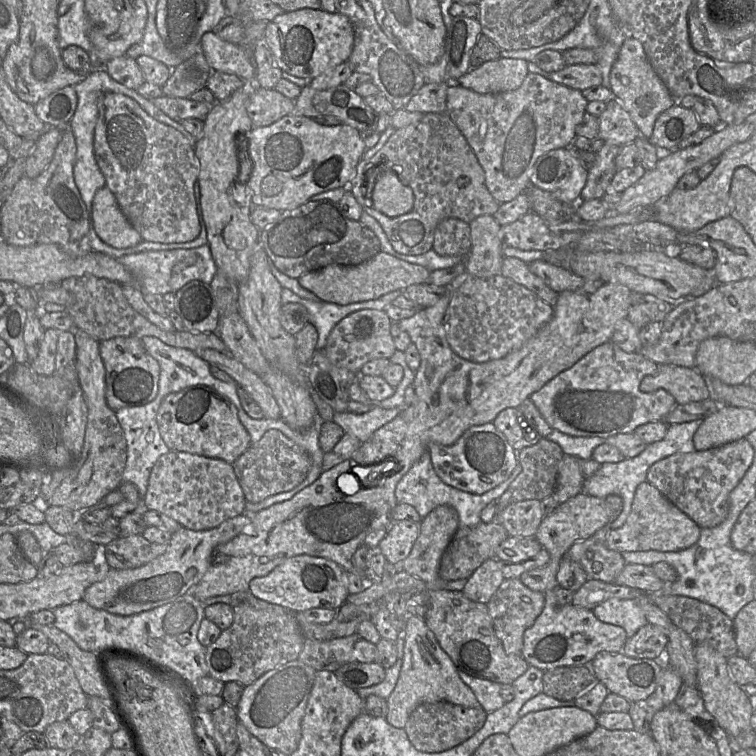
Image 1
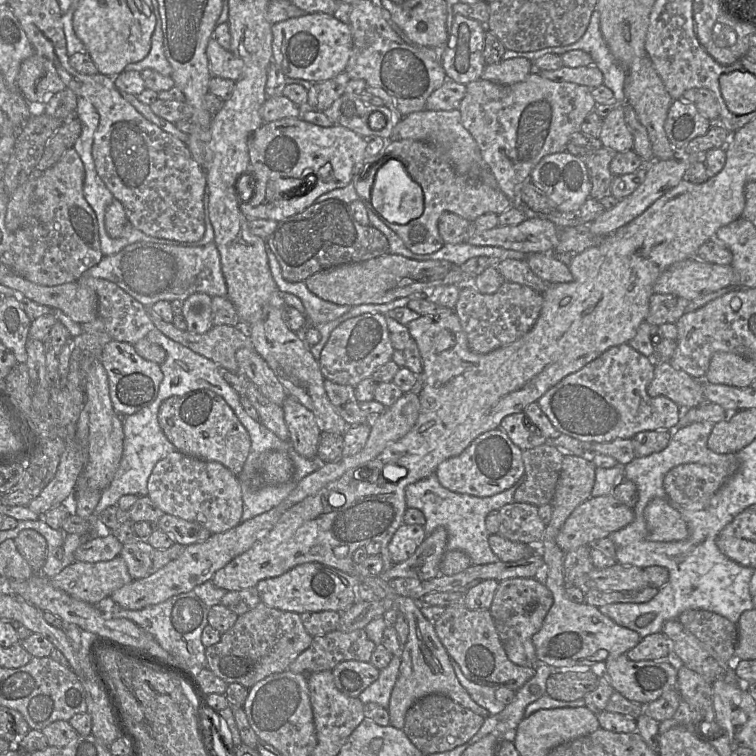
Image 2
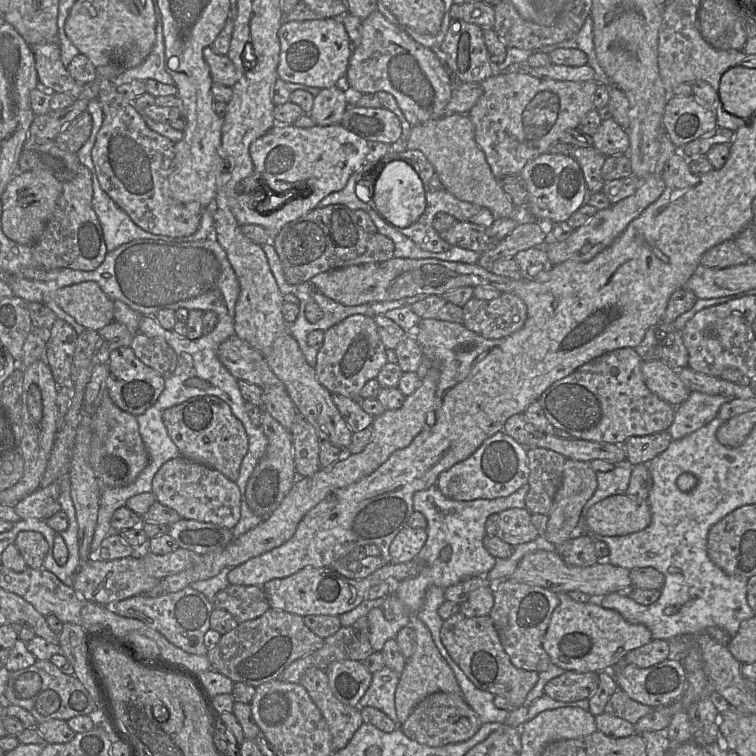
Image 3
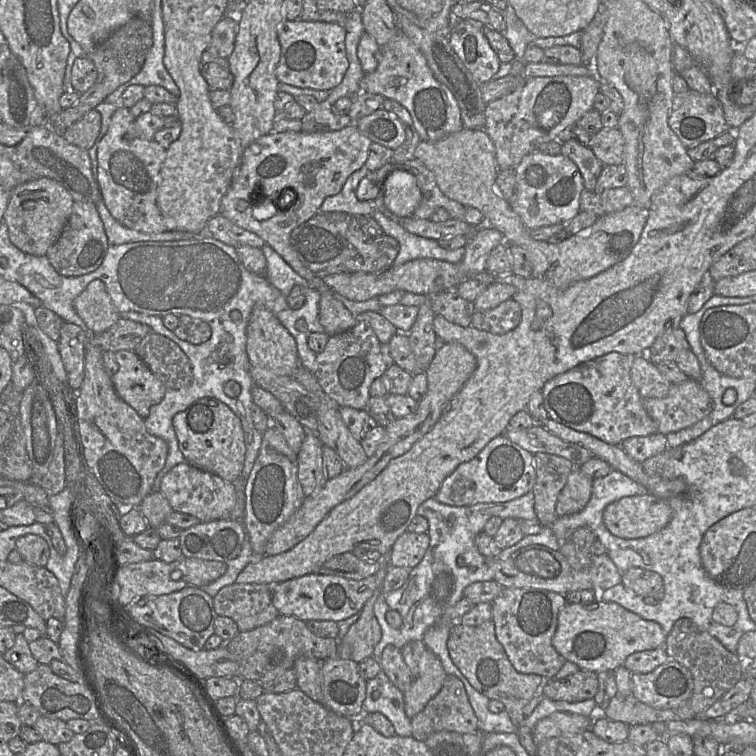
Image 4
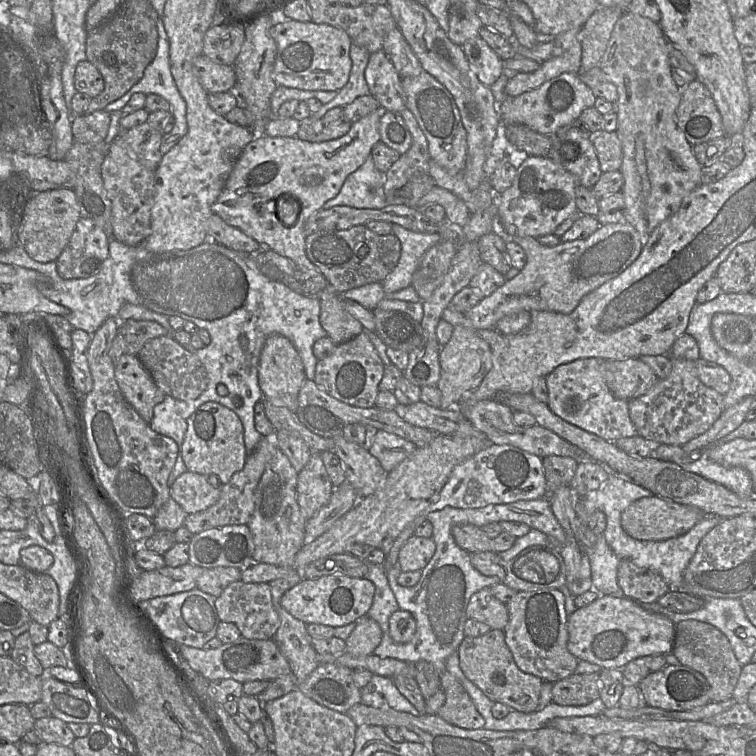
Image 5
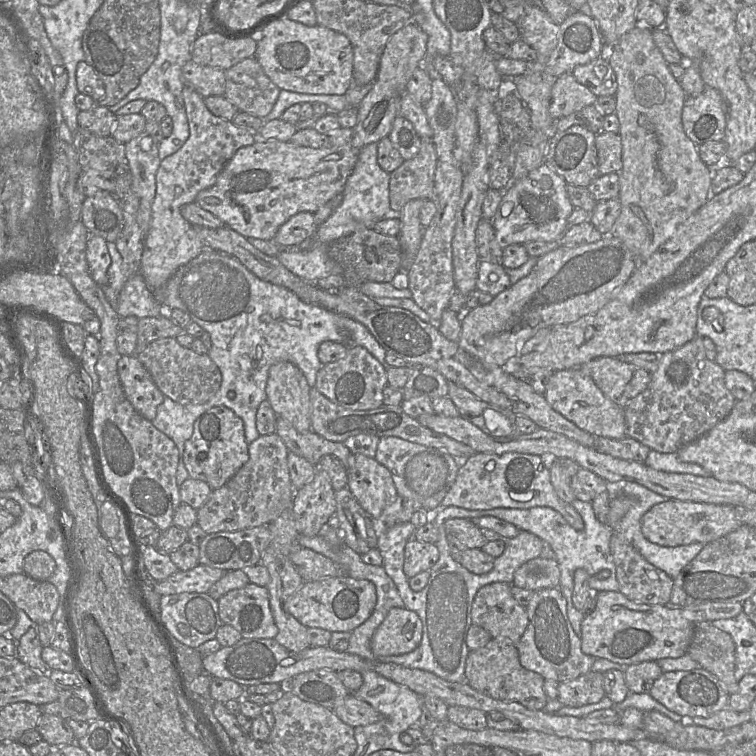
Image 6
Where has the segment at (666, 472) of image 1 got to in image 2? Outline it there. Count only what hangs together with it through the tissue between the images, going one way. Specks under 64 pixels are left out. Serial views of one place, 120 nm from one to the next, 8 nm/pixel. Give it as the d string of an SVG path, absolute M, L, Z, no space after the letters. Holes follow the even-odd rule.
M719 453L719 461L713 465L686 463L672 468L664 477L663 487L671 501L700 510L738 467L737 453Z

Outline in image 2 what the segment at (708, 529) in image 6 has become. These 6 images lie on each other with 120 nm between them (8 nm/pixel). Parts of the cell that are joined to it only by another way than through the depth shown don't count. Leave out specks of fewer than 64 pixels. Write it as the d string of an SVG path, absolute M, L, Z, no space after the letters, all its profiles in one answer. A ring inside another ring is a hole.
M612 494L590 497L569 515L556 537L556 542L564 552L582 545L594 545L597 540L622 529L633 519L633 508L620 502Z

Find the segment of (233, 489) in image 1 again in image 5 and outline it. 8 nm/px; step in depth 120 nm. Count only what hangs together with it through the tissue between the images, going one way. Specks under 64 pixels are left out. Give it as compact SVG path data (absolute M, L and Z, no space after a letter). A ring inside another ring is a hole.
M186 471L170 486L170 497L188 514L193 514L214 505L221 486L213 485L205 475Z

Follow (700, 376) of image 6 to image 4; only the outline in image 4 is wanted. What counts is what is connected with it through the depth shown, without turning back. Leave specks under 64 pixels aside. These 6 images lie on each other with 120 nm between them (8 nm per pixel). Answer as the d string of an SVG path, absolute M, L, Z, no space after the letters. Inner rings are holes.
M688 378L672 384L662 398L645 398L643 405L656 423L658 433L667 435L706 417L712 411L714 402L697 380Z

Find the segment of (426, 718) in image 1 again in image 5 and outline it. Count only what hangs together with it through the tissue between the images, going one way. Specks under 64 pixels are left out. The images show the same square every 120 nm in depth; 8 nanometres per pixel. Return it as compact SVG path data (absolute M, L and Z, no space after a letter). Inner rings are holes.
M450 672L439 675L446 700L437 715L446 722L464 729L483 728L485 719L476 709L469 694Z

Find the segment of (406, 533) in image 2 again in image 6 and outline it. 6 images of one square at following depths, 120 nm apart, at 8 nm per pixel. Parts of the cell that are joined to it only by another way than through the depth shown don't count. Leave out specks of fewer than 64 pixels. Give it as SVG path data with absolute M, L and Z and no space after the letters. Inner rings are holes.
M414 537L404 549L403 571L412 578L423 571L429 571L439 559L439 550L434 543L420 542Z

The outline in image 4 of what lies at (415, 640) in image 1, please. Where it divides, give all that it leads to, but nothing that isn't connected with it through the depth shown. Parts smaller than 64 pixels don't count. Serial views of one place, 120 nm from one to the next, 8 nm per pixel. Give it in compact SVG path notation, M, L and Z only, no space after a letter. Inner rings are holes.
M428 648L425 649L419 662L418 676L414 678L409 689L403 692L404 710L408 718L413 719L424 709L426 704L439 693L446 676L447 674L439 658Z

